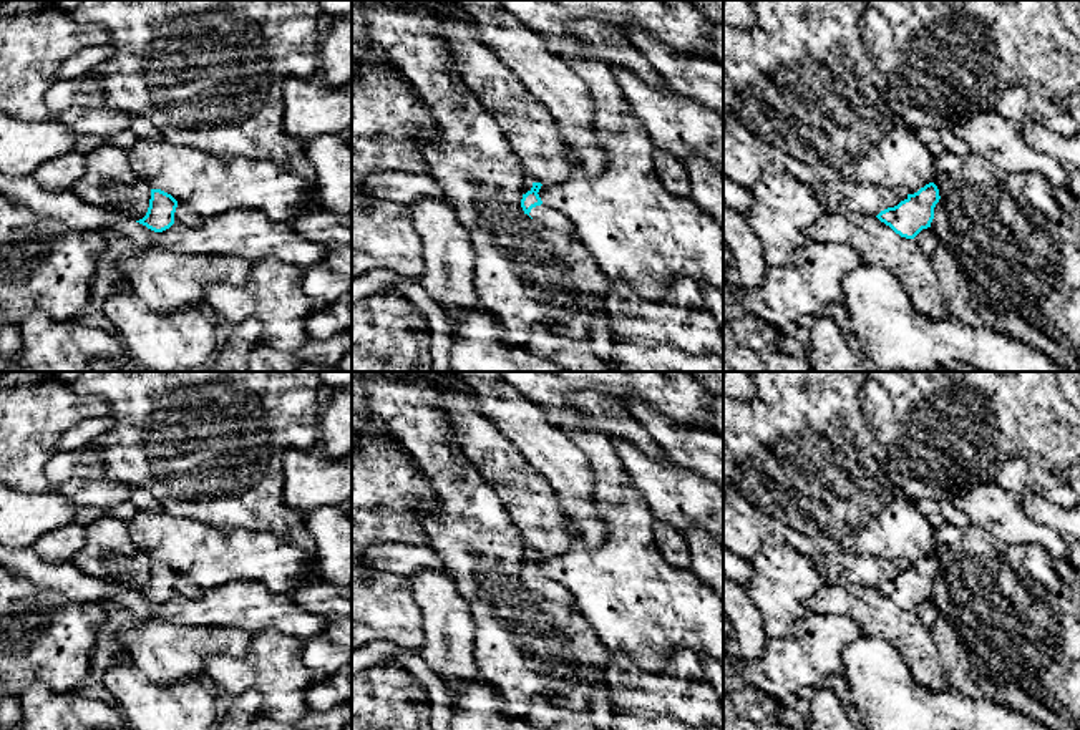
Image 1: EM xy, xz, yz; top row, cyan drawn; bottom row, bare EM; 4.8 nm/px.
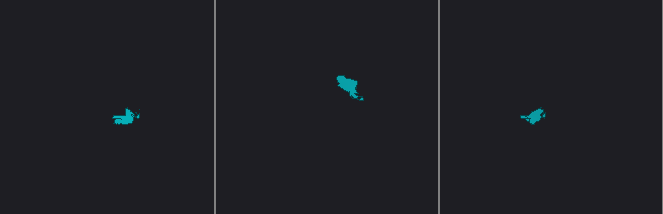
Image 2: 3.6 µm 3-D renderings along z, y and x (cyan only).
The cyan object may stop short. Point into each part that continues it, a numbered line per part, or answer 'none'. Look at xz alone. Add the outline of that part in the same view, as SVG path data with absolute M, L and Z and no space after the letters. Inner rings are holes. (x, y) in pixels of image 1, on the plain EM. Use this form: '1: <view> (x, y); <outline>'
1: xz (546, 588); M536 577L531 581L529 587L542 599L576 607L574 596L569 592L569 589L551 577Z

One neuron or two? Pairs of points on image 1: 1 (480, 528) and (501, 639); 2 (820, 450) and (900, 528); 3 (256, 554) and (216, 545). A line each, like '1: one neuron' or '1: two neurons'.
1: one neuron
2: one neuron
3: one neuron

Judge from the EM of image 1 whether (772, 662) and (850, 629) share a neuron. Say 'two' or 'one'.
one

